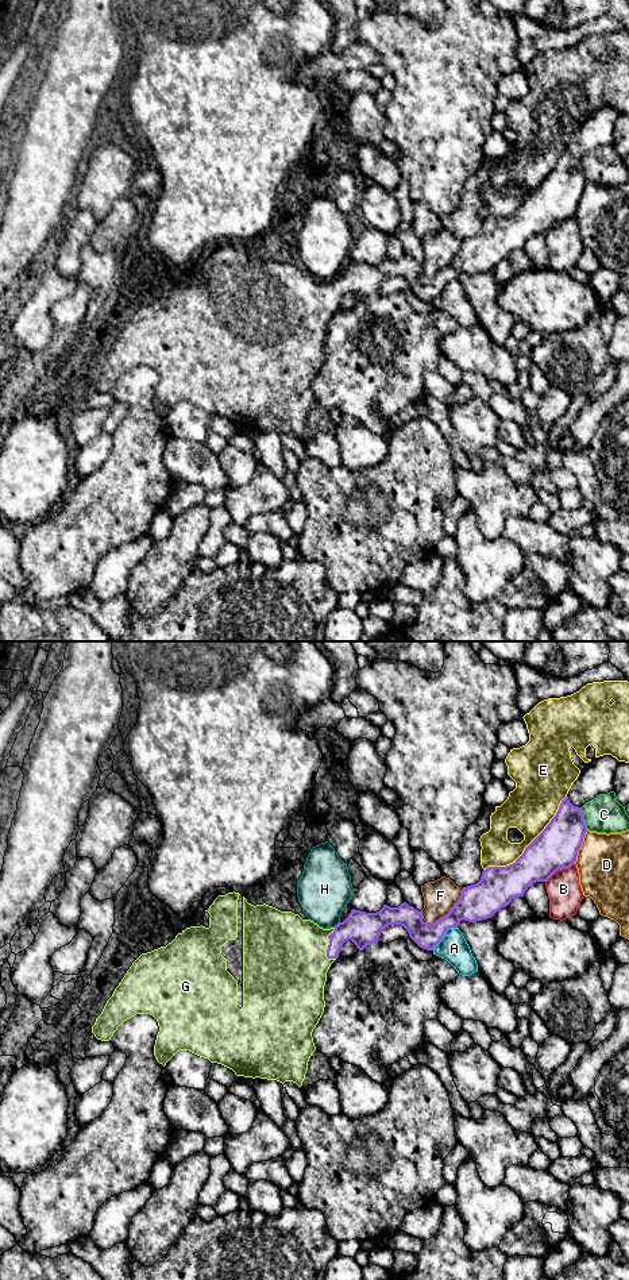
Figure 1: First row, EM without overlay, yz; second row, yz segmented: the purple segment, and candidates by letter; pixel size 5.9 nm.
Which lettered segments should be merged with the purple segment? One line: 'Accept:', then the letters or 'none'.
Accept: G

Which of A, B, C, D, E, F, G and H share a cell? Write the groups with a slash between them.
A / B / C / D / E / F / G / H

